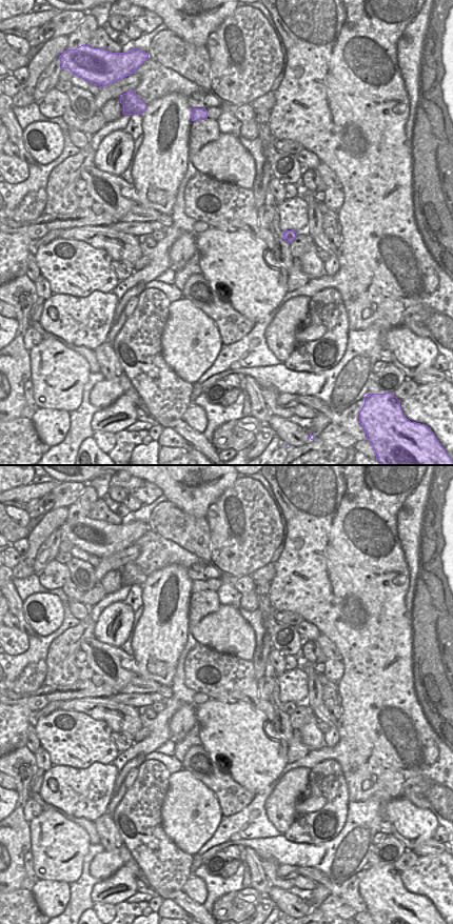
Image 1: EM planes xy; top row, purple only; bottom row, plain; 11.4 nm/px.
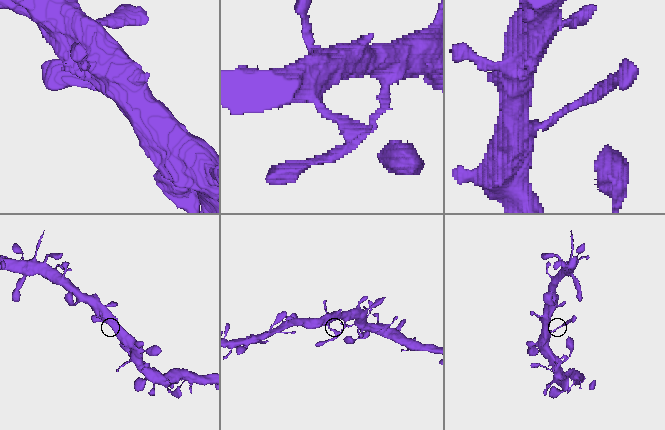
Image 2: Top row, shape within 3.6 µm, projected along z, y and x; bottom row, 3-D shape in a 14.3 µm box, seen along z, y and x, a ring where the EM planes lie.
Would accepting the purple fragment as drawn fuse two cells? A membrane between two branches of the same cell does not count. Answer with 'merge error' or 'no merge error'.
no merge error

